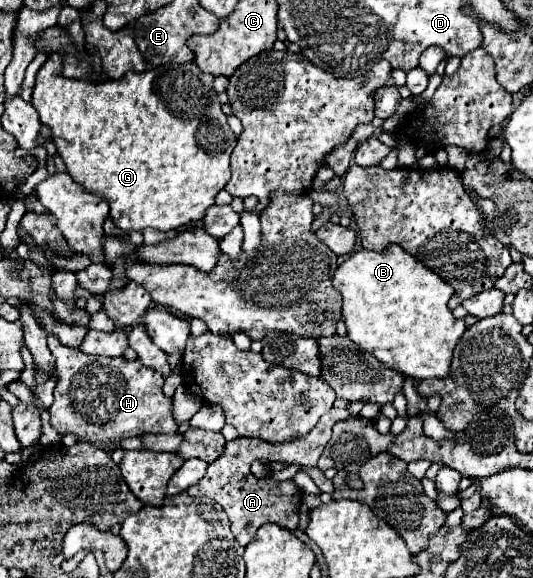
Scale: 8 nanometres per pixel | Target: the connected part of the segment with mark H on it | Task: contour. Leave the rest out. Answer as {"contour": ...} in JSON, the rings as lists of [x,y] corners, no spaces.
{"contour":[[[47,332],[47,344],[51,354],[55,356],[55,378],[57,378],[57,386],[55,386],[55,400],[49,406],[49,414],[51,414],[51,426],[59,432],[59,434],[73,434],[83,442],[89,444],[119,444],[125,438],[131,436],[139,436],[139,434],[175,434],[177,432],[177,424],[171,416],[173,412],[173,402],[171,398],[165,398],[163,394],[163,378],[139,364],[139,360],[129,362],[125,358],[109,358],[109,356],[91,356],[81,352],[79,348],[67,348],[59,342],[59,338],[51,332]]]}

